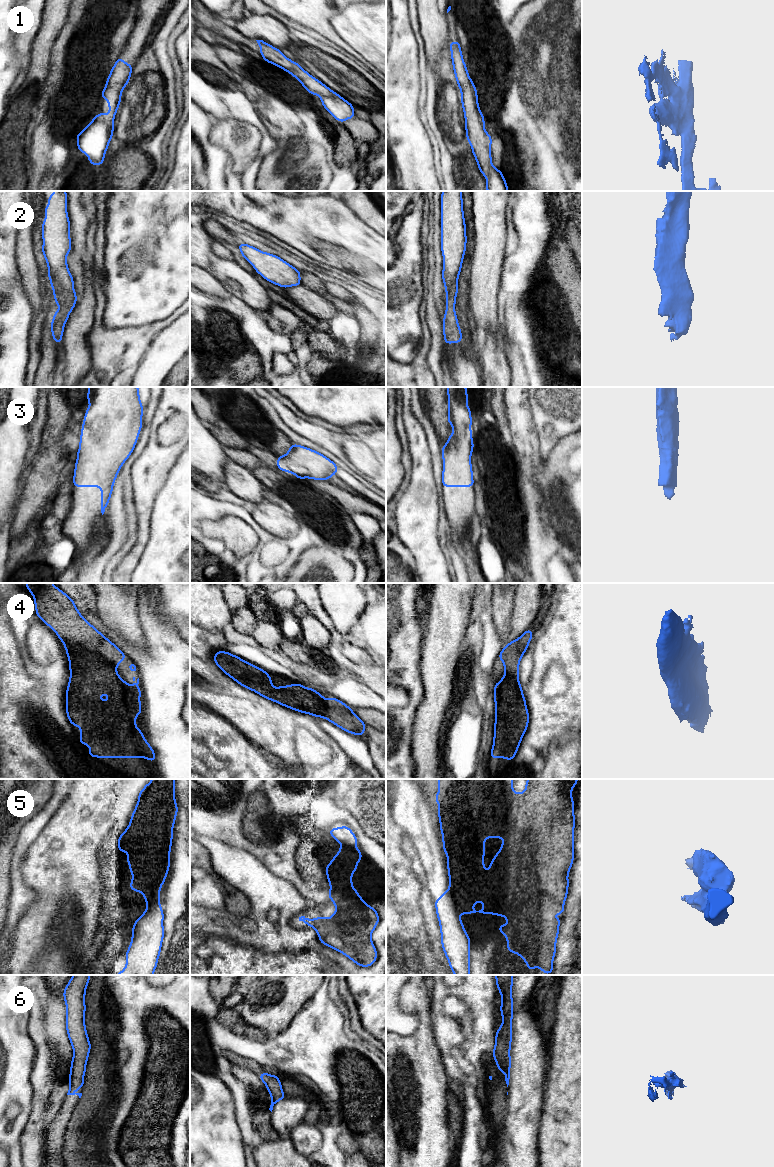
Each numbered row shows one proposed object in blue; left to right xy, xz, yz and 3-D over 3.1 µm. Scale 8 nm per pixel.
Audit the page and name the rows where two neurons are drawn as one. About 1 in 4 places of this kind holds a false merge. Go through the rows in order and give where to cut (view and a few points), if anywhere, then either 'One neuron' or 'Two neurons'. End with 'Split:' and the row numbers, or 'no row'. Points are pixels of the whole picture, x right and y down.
1: Split along yz (465, 115), (475, 115), (483, 123). Two neurons
2: No split. One neuron
3: No split. One neuron
4: No split. One neuron
5: Split along yz (448, 890), (456, 907). Two neurons
6: No split. One neuron
Split: 1, 5

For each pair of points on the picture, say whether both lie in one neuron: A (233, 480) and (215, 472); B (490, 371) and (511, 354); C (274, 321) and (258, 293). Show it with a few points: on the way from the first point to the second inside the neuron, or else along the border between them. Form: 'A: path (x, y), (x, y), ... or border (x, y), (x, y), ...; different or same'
A: border (229, 460), (224, 467), (223, 474); different
B: border (502, 334), (502, 348), (511, 376); different
C: border (272, 302), (266, 310); different

